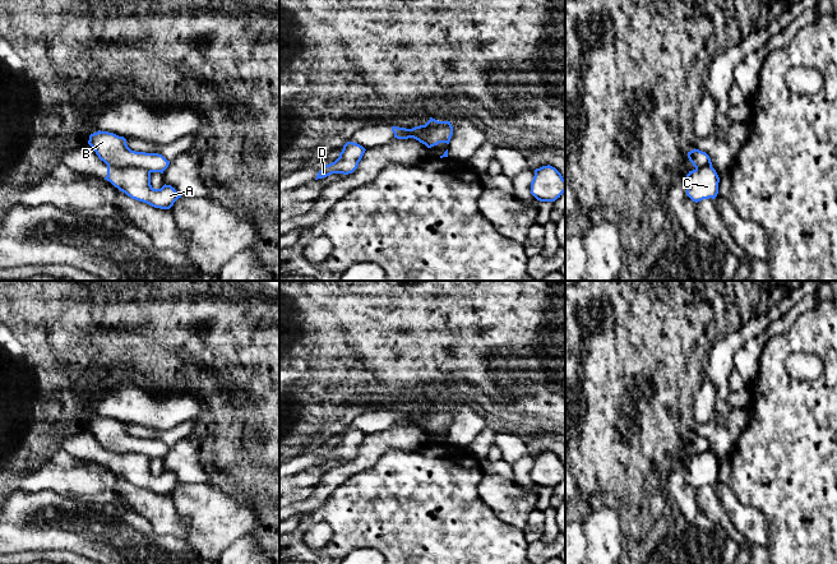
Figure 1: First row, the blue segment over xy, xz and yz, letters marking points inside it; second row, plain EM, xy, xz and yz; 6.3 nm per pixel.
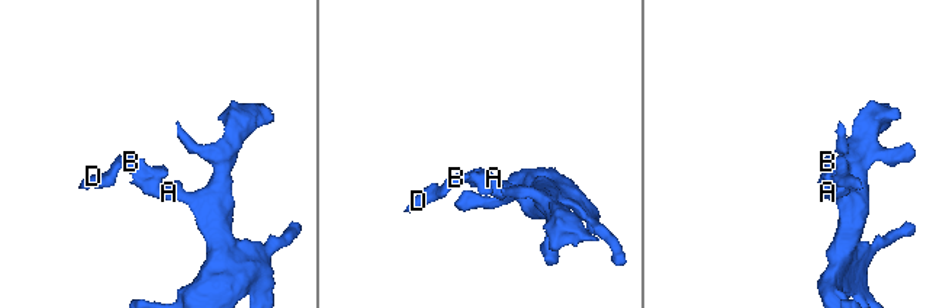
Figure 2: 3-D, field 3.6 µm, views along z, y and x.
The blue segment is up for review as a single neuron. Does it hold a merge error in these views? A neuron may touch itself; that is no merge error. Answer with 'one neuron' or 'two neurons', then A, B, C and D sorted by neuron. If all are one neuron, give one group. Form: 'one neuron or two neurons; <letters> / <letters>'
two neurons; A C / B D

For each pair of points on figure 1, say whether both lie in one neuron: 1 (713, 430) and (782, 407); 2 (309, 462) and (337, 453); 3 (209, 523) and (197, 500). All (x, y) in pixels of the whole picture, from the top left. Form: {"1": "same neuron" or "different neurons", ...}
{"1": "different neurons", "2": "same neuron", "3": "same neuron"}

